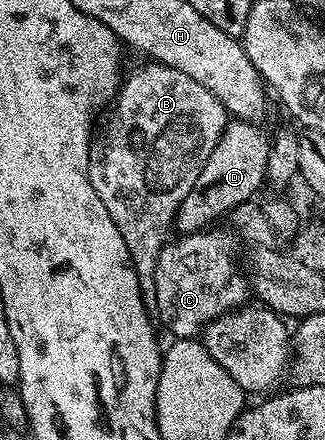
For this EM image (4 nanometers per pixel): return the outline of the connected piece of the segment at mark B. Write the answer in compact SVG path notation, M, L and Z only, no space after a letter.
M149 61L147 65L123 79L114 99L116 111L108 124L108 135L90 158L90 184L106 204L114 228L126 240L144 306L156 320L160 316L156 295L158 256L169 241L168 233L173 233L176 210L186 200L186 192L194 188L210 152L218 148L230 115L214 93L186 72L160 62Z

